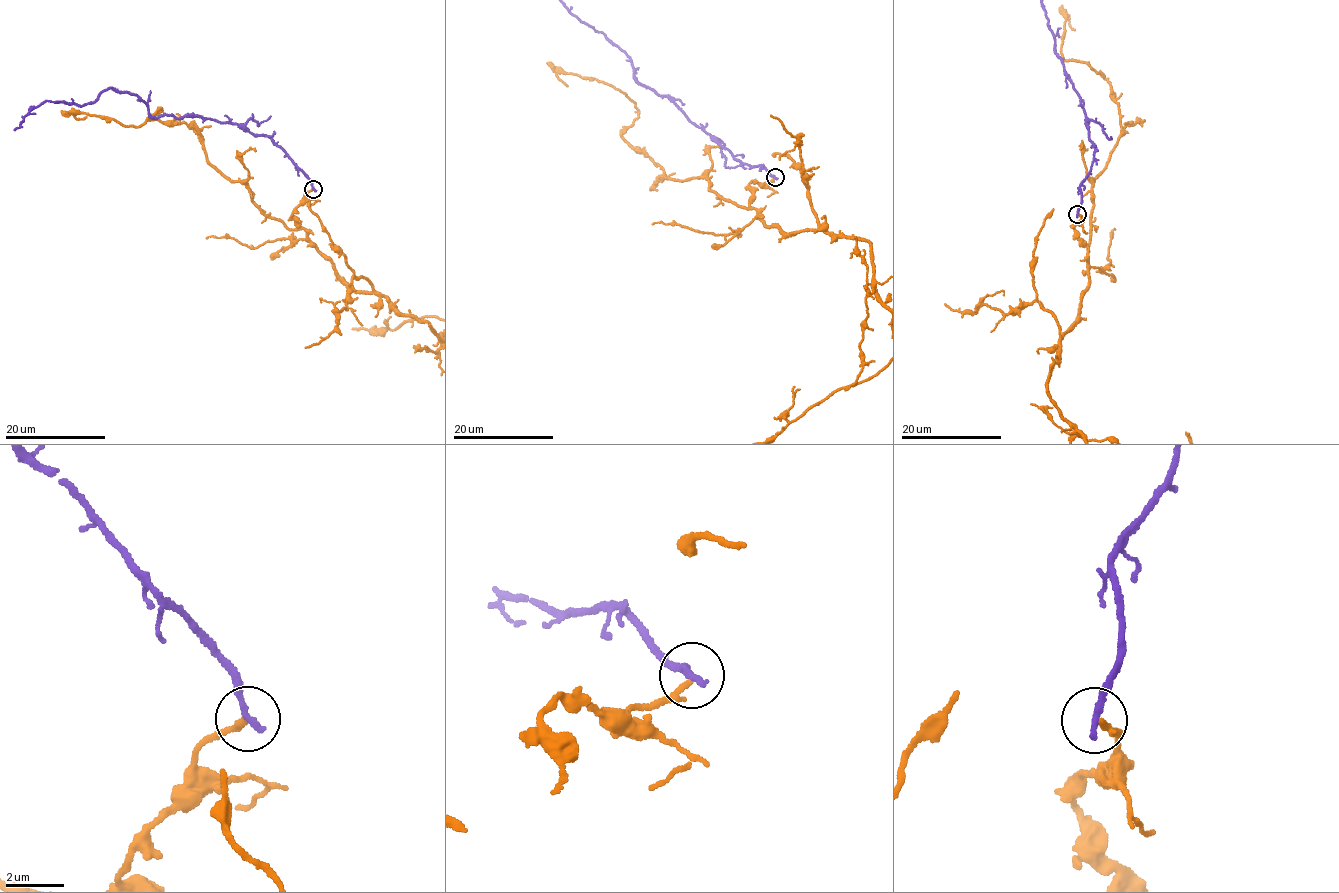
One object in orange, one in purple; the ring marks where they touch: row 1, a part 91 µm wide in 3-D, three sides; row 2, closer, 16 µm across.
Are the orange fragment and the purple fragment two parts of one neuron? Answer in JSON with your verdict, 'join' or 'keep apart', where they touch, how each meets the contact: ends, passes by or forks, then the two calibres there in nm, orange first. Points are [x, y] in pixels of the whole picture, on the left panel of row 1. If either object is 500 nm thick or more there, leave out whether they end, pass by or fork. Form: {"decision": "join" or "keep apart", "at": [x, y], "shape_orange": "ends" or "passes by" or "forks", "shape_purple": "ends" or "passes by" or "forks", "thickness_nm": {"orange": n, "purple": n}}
{"decision": "keep apart", "at": [313, 189], "shape_orange": "ends", "shape_purple": "ends", "thickness_nm": {"orange": 190, "purple": 260}}

